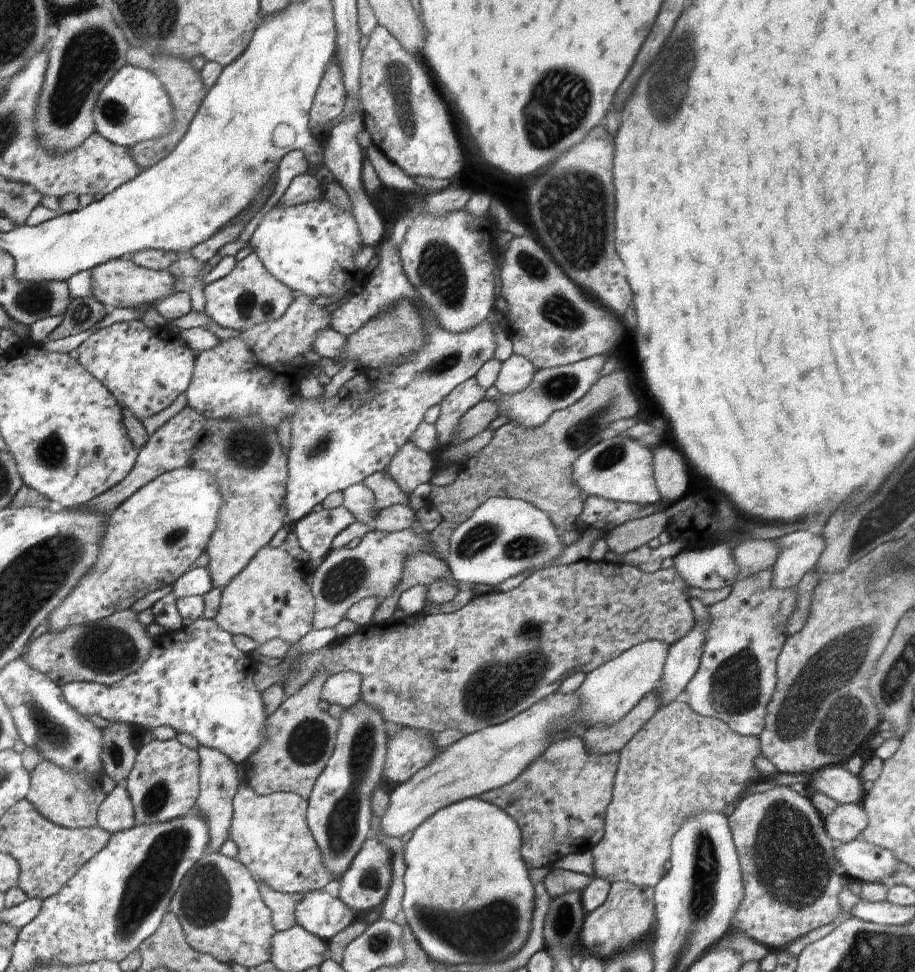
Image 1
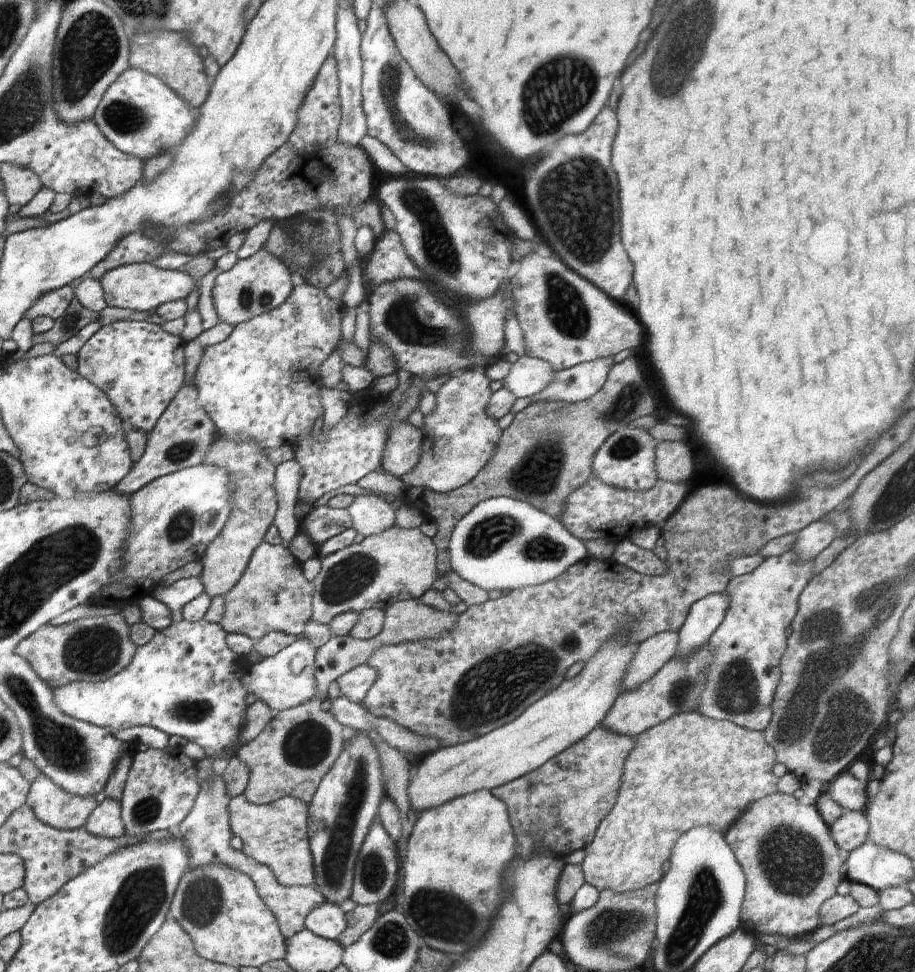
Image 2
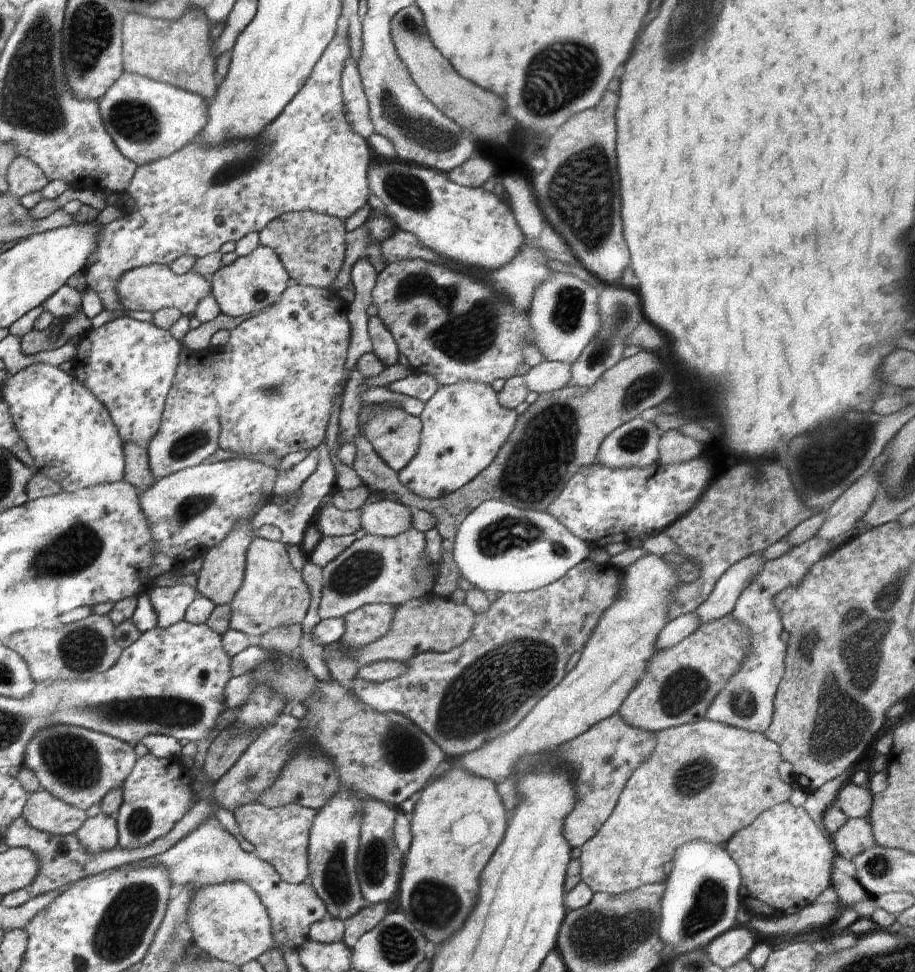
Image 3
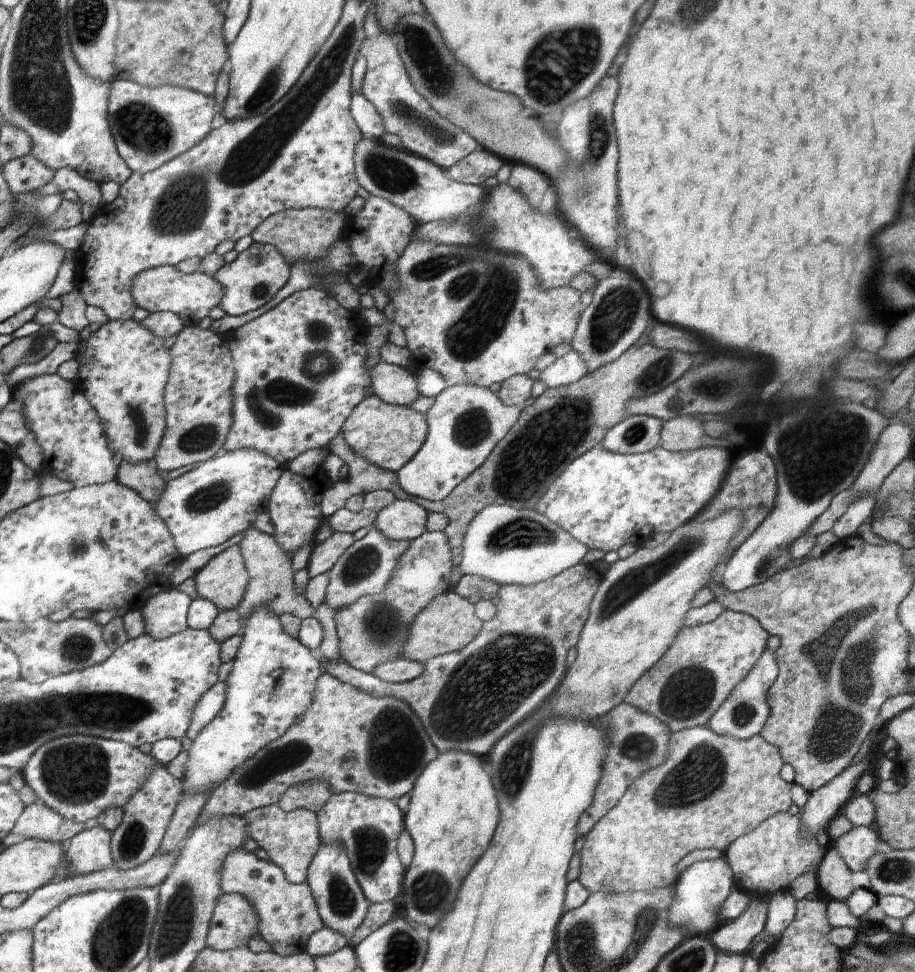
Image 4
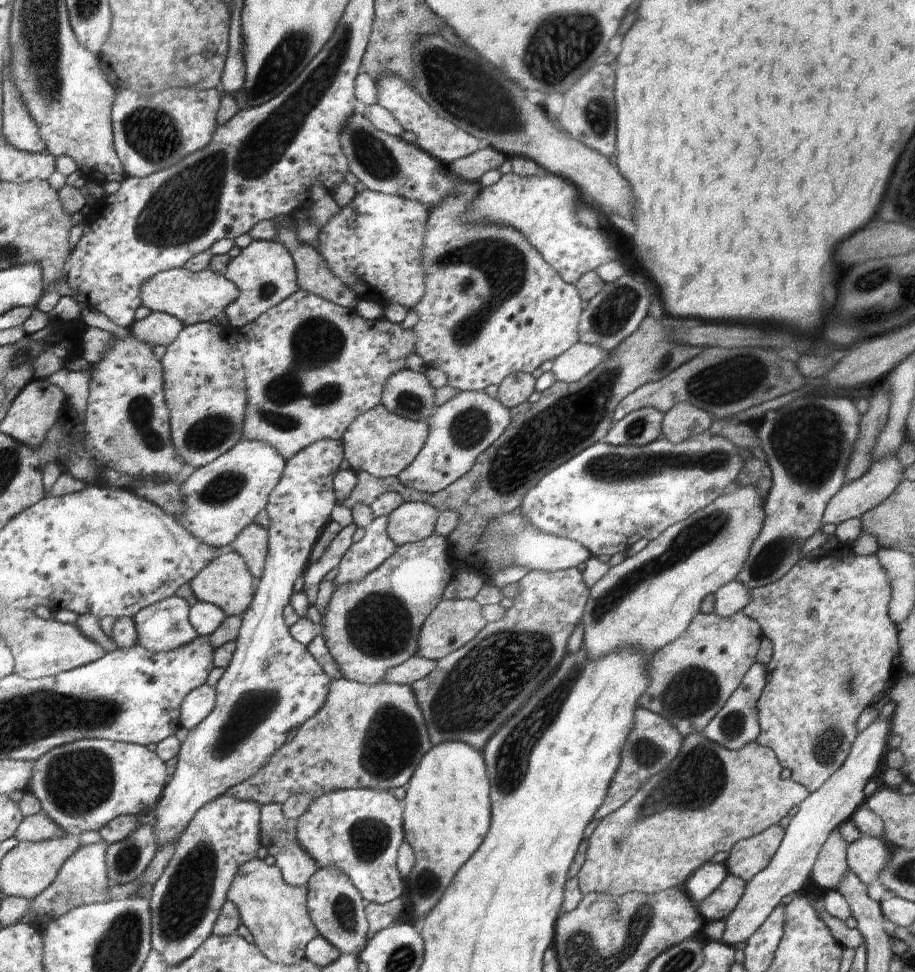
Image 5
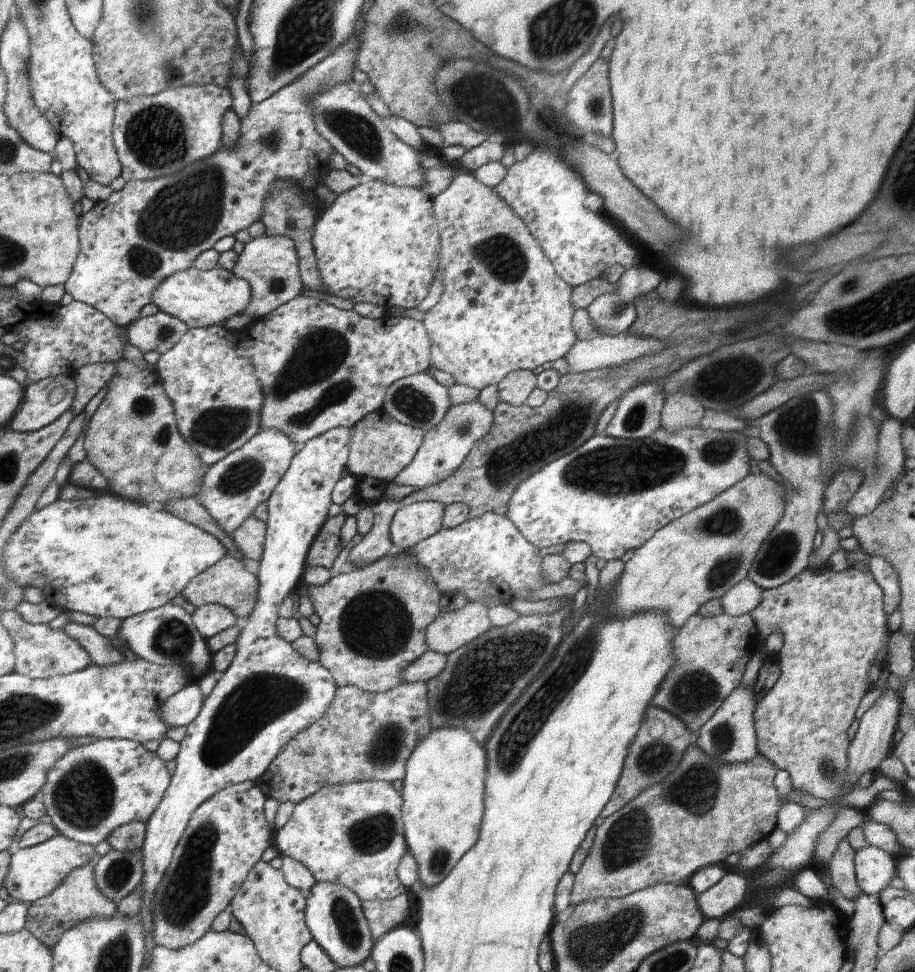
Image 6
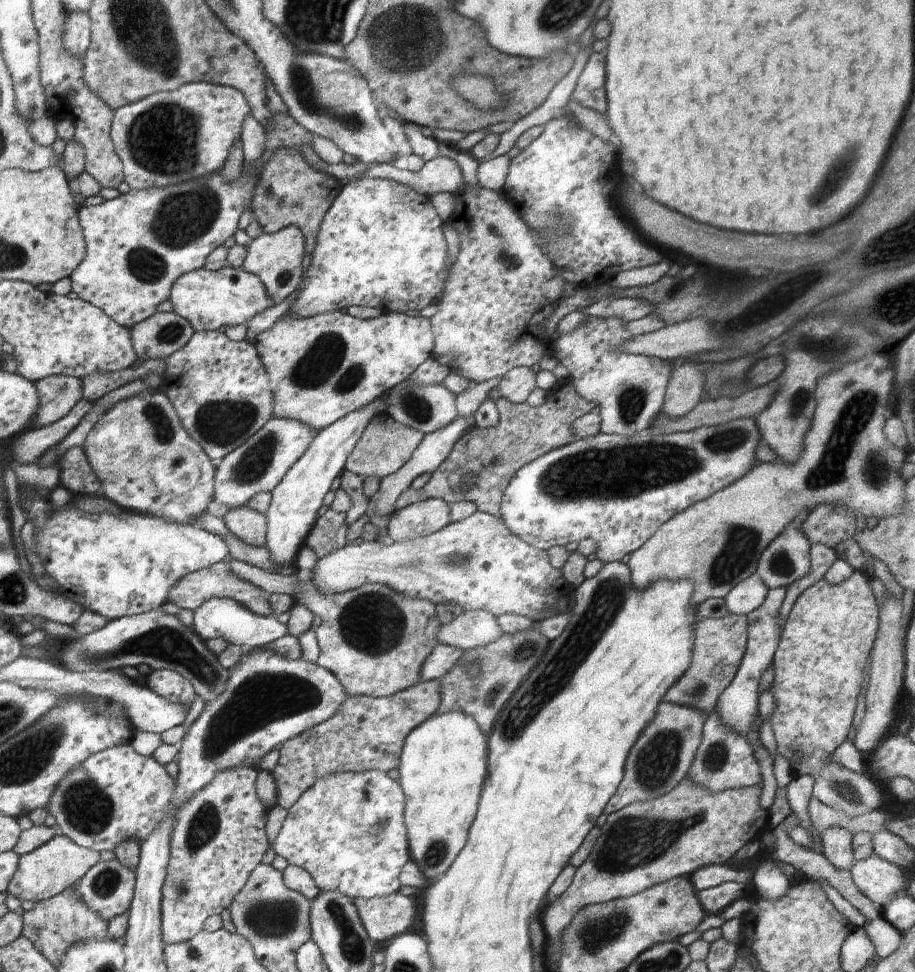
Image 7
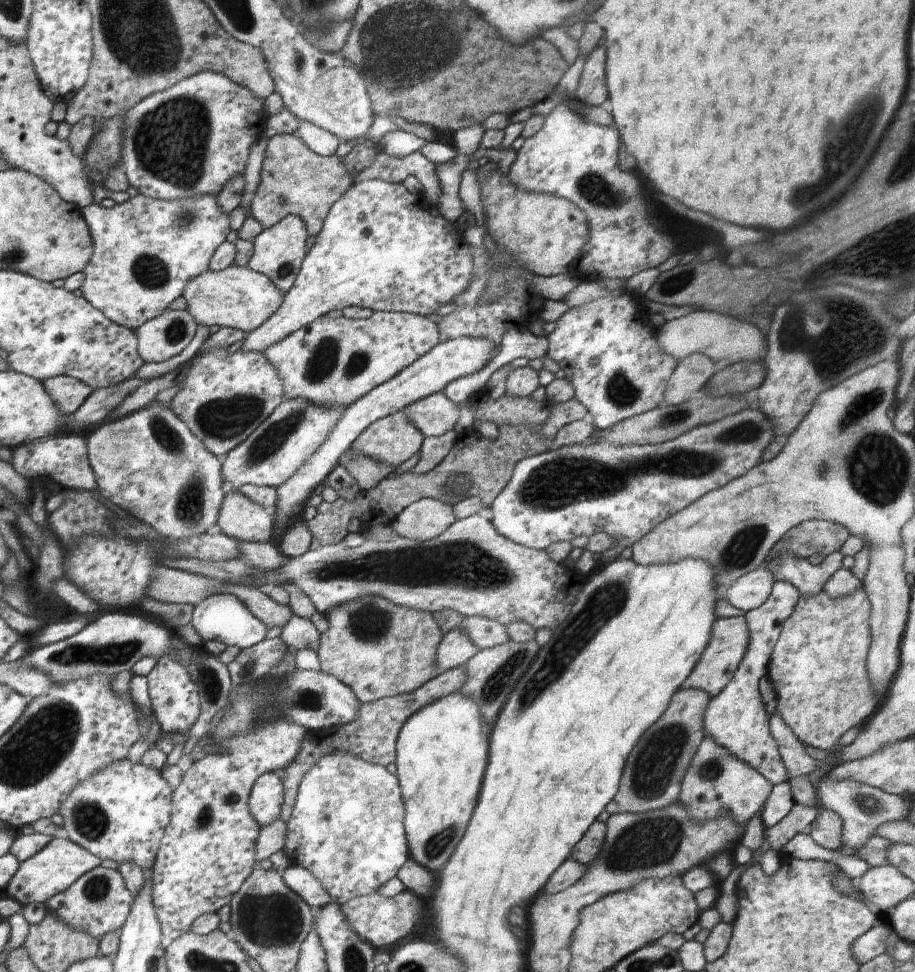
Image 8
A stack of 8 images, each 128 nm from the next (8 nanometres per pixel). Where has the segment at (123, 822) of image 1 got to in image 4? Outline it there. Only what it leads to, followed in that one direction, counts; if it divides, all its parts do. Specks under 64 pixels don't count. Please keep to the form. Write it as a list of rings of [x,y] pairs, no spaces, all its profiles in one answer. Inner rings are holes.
[[[94,826],[90,830],[79,832],[65,843],[68,859],[68,878],[104,872],[112,868],[115,857],[111,853],[112,833],[102,826]]]

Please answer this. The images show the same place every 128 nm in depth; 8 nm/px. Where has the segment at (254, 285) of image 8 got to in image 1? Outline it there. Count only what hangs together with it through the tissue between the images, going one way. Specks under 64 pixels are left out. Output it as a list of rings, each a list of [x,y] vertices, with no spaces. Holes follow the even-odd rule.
[[[121,257],[100,264],[90,271],[91,294],[108,309],[152,306],[174,293],[174,279],[167,271],[146,269]]]

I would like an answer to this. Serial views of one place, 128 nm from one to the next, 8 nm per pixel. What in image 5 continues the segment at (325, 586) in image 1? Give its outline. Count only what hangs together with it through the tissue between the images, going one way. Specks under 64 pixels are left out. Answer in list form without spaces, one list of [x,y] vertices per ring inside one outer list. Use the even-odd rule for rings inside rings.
[[[388,515],[376,517],[366,527],[364,537],[348,548],[338,563],[335,587],[363,580],[396,552],[397,546],[387,533],[387,520]]]

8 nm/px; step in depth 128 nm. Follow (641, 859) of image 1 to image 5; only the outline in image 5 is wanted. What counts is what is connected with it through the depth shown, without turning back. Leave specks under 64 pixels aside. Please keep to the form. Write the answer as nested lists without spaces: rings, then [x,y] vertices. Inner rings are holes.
[[[692,732],[683,737],[678,756],[662,772],[645,781],[626,804],[596,824],[587,839],[585,859],[576,876],[580,894],[625,895],[636,891],[650,895],[684,886],[694,871],[711,861],[714,854],[730,852],[736,842],[778,824],[794,806],[800,806],[810,796],[807,788],[791,778],[782,780],[782,769],[772,748],[760,746],[756,741],[733,751],[708,740],[703,733]]]

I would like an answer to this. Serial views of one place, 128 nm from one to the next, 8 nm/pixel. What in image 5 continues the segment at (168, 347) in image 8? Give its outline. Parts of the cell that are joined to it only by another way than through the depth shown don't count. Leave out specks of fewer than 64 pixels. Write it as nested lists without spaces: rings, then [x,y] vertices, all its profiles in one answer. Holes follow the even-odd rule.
[[[152,311],[140,321],[131,324],[132,336],[139,337],[141,341],[151,344],[153,347],[168,346],[180,334],[183,324],[172,315],[163,312]]]

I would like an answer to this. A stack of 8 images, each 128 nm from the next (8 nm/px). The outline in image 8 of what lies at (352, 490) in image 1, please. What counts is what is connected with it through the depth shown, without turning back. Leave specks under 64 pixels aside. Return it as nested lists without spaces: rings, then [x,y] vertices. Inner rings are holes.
[[[426,497],[409,504],[389,524],[395,536],[432,540],[455,520],[453,505]]]

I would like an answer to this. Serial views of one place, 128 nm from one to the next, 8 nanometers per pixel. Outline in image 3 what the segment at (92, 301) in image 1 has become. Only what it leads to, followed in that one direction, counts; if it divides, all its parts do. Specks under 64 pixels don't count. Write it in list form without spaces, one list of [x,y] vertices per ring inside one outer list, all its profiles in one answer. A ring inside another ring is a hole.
[[[82,309],[70,316],[55,317],[44,330],[34,330],[20,337],[22,352],[25,355],[48,352],[63,347],[71,338],[81,337],[91,328],[91,320]]]

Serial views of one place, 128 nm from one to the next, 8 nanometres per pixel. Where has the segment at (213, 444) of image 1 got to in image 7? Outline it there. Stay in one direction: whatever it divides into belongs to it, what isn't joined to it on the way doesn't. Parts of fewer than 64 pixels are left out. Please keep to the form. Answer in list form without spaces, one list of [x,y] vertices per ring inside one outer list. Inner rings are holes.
[[[224,560],[213,564],[211,567],[190,572],[190,574],[180,578],[180,580],[172,586],[171,591],[168,592],[168,600],[166,600],[166,602],[172,602],[172,604],[175,604],[179,608],[186,608],[186,610],[193,611],[207,600],[228,598],[235,600],[238,604],[243,605],[244,608],[260,616],[270,616],[273,613],[268,602],[268,595],[268,593],[258,588],[258,586],[254,586],[254,584],[250,584],[250,582],[238,578],[238,576],[230,570],[230,564]]]

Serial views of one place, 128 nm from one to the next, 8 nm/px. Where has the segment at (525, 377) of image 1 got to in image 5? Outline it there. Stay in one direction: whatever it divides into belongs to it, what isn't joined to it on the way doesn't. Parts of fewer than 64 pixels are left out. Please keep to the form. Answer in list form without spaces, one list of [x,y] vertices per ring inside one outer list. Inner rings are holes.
[[[576,342],[572,348],[560,354],[553,360],[551,369],[556,381],[566,383],[578,382],[588,372],[594,370],[600,362],[604,362],[611,352],[602,350],[598,344]]]

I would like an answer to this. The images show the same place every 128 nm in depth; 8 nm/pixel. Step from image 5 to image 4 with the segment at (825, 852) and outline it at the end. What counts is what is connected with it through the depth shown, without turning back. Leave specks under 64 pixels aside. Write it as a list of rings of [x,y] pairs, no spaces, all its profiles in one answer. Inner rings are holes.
[[[834,844],[826,849],[815,874],[819,888],[830,894],[833,900],[846,901],[855,890],[851,882],[851,870],[838,854]]]

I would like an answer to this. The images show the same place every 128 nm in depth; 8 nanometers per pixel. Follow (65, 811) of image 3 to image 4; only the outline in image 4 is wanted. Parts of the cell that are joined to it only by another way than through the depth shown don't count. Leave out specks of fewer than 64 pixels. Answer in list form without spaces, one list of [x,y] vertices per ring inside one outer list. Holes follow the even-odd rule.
[[[43,802],[30,804],[12,831],[14,840],[40,839],[63,845],[86,828],[85,823],[68,820]]]

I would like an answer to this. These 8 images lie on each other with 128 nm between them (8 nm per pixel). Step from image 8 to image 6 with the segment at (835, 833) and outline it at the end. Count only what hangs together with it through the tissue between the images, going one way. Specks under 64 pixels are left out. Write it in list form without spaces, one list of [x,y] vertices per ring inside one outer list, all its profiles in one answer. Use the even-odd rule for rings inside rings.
[[[844,837],[840,840],[826,870],[831,883],[842,892],[842,896],[853,901],[856,896],[860,896],[860,892],[863,892],[856,882],[854,857],[854,849],[850,846],[848,838]]]

